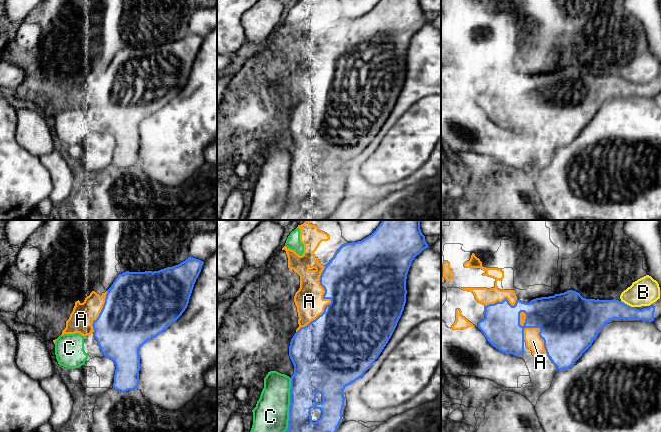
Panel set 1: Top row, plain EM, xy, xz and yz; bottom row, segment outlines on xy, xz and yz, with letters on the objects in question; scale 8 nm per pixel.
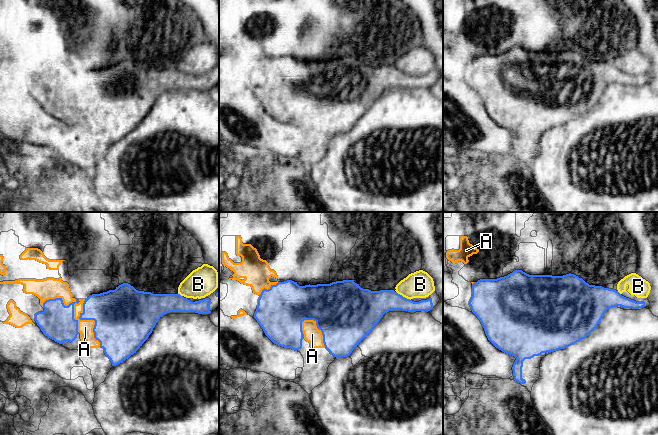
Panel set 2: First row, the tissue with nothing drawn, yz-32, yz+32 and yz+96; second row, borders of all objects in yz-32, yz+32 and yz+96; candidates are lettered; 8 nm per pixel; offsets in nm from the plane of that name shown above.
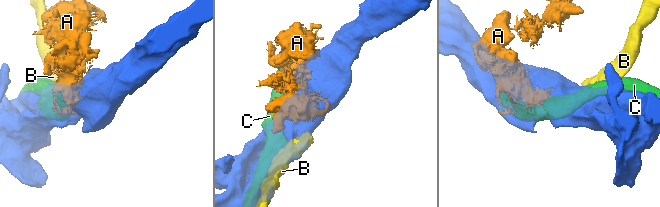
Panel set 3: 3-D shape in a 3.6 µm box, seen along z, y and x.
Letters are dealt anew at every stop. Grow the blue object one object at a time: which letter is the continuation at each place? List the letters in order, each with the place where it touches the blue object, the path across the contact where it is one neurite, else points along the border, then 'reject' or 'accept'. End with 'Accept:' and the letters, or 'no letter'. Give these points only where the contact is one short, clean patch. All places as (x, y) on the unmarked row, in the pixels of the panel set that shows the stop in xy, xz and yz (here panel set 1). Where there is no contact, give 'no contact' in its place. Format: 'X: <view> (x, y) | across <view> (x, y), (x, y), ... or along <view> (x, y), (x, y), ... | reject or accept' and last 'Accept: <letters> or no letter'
A: xz (331, 77) | reject
B: yz (628, 81) | reject
C: xz (289, 188) | reject
Accept: no letter

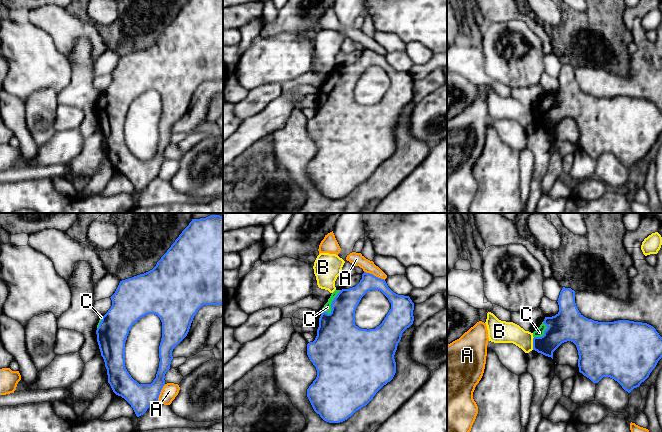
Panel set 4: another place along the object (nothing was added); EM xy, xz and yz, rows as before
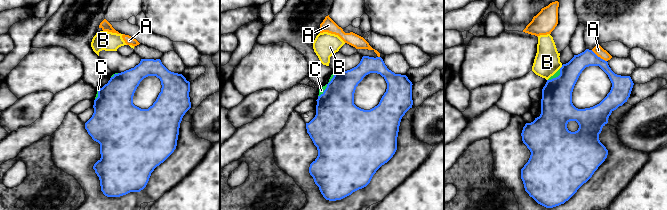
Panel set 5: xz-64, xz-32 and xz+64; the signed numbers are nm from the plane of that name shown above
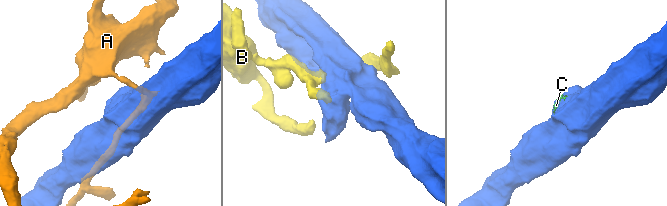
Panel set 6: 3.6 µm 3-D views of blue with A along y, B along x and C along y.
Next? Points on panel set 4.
A: xz (373, 51) | reject
B: yz (533, 119) | reject
C: xz (331, 82) | accept
Accept: C

